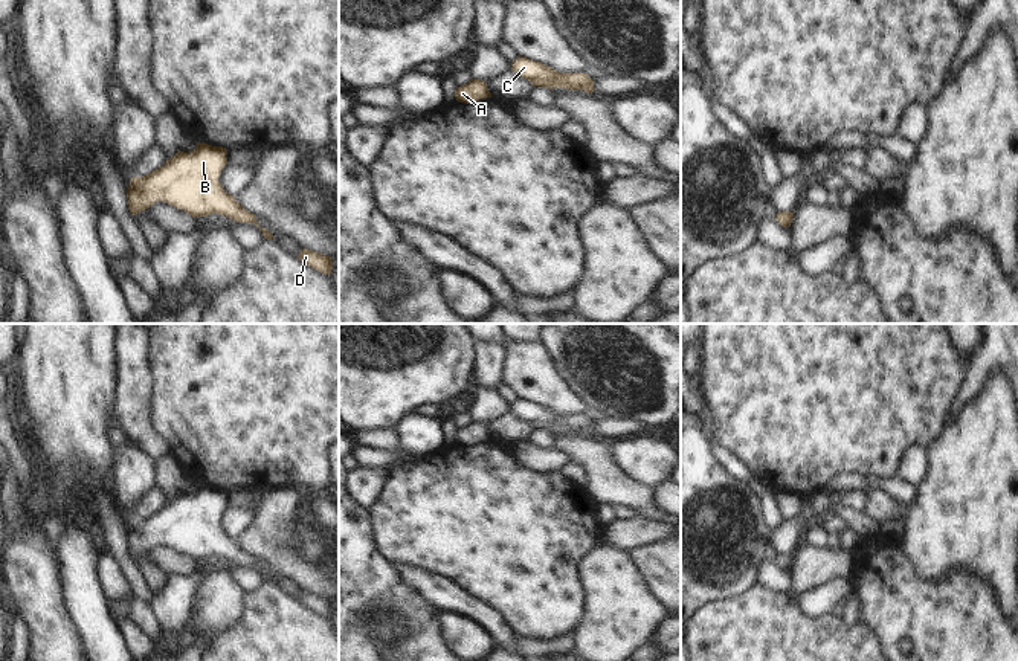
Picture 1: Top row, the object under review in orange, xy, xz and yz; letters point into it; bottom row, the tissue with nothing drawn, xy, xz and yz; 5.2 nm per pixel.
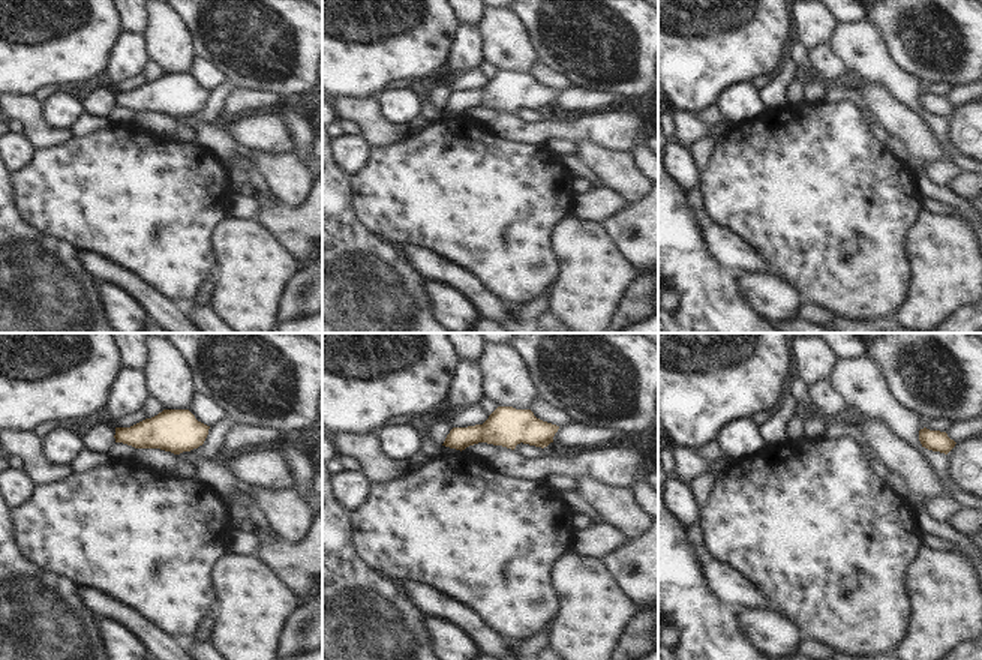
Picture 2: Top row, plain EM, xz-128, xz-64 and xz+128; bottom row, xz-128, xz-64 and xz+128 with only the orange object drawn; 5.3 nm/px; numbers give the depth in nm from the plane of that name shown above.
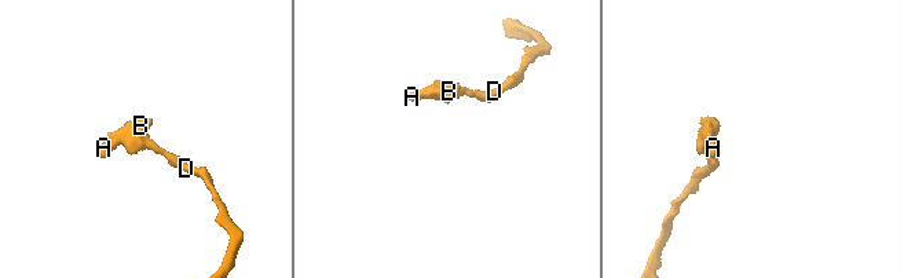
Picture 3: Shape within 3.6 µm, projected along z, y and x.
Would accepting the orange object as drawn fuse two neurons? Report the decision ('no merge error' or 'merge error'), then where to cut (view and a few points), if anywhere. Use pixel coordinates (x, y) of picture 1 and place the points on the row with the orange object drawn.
no merge error | no cut

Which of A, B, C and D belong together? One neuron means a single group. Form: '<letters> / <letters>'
A B C D

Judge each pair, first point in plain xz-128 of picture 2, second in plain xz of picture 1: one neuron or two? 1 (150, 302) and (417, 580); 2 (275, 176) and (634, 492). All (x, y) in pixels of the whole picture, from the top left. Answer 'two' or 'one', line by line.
1: one
2: one

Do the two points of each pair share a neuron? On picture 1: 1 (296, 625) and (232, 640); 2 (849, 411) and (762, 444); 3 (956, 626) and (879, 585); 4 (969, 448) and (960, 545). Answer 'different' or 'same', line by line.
1: same
2: same
3: same
4: same

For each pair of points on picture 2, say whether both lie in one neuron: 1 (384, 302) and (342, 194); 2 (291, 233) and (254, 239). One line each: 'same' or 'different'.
1: same
2: different

